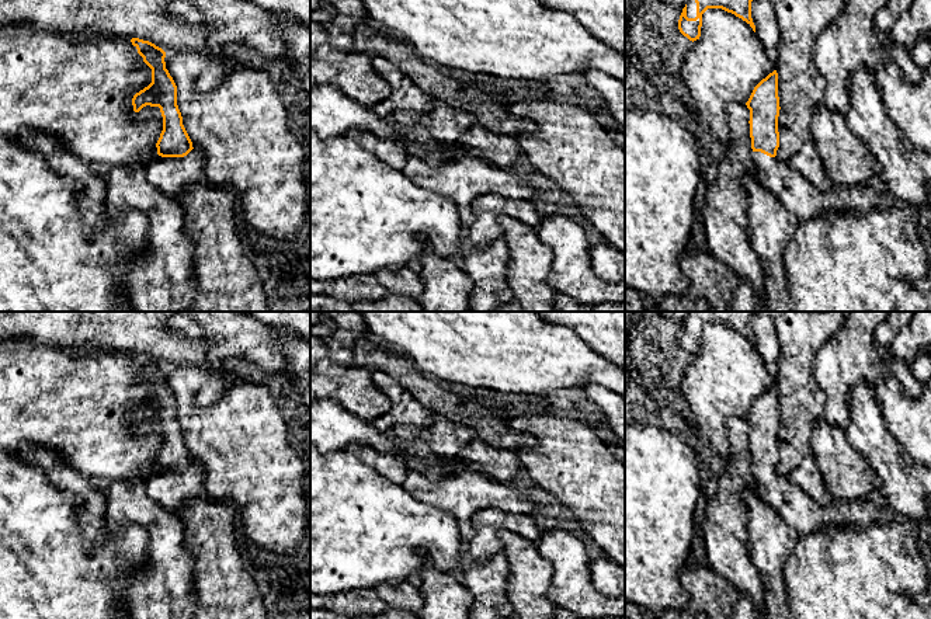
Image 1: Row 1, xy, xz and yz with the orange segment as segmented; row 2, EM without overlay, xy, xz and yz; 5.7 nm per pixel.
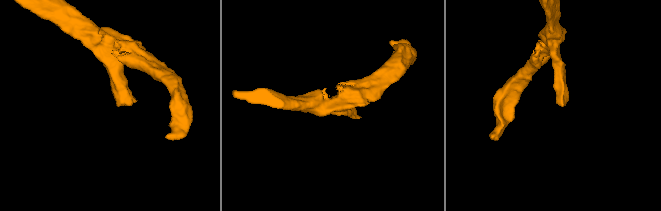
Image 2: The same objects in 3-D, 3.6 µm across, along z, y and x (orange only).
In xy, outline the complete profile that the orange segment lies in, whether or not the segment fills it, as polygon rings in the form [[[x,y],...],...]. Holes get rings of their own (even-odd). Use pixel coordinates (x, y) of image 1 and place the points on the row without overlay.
[[[131,354],[143,376],[152,383],[152,397],[132,413],[133,425],[159,421],[163,445],[157,469],[145,479],[149,497],[176,514],[204,488],[205,470],[192,462],[177,420],[177,400],[166,383],[166,366],[149,355]]]

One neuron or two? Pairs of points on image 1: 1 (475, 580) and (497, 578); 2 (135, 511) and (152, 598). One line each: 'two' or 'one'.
1: one
2: one

